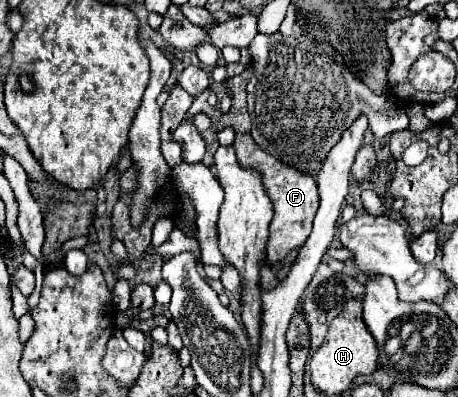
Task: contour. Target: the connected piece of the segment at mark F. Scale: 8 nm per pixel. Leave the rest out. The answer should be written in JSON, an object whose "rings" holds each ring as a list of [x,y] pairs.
{"rings":[[[237,133],[233,145],[237,149],[237,159],[241,165],[263,173],[263,185],[275,207],[275,215],[273,215],[273,221],[269,227],[269,263],[281,261],[289,251],[301,247],[311,233],[313,217],[319,207],[317,183],[311,175],[305,175],[287,165],[281,165],[275,157],[271,157],[263,149],[259,149],[259,145],[247,133]]]}

